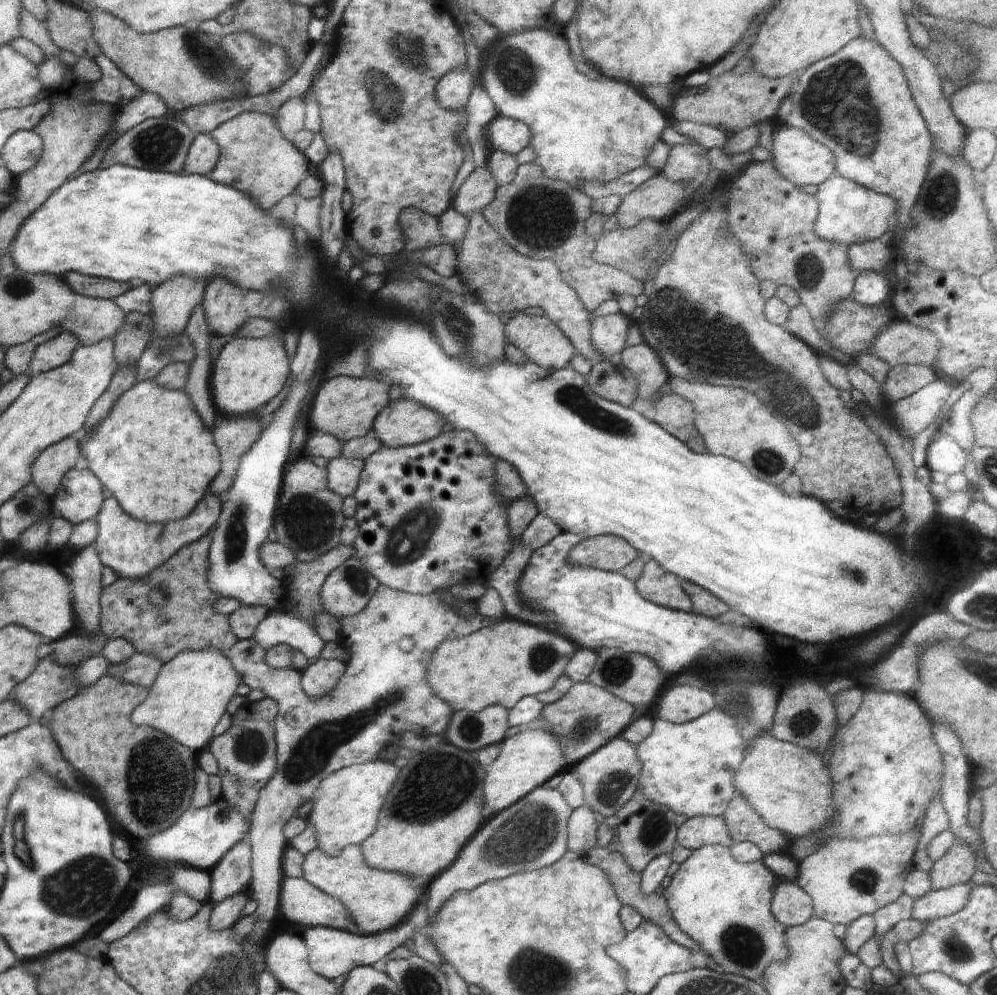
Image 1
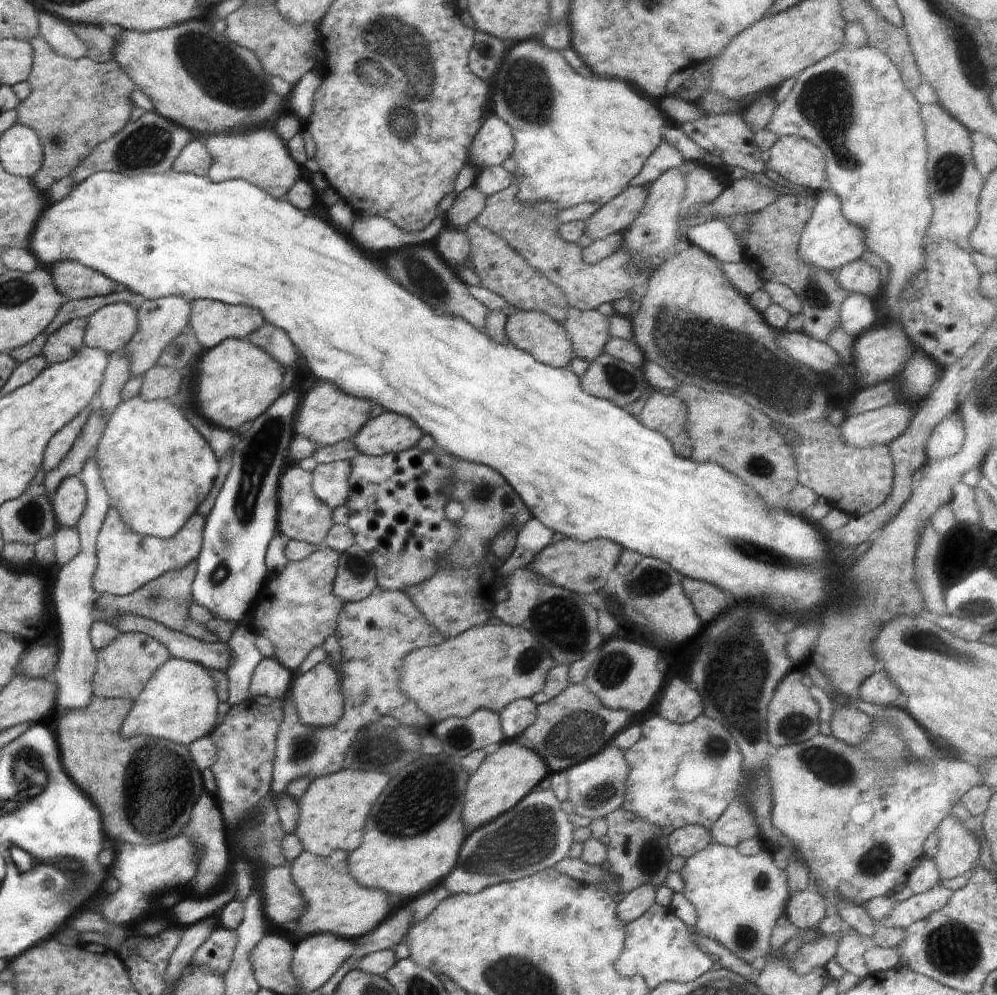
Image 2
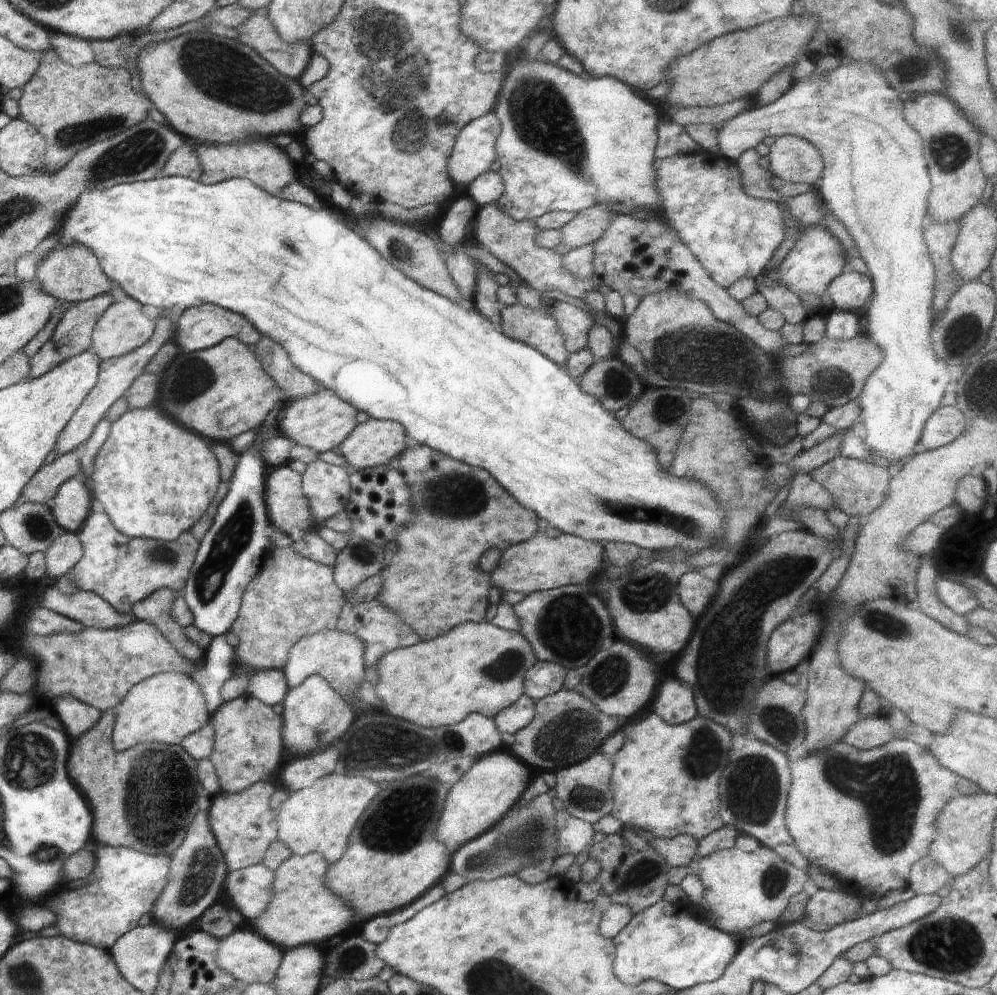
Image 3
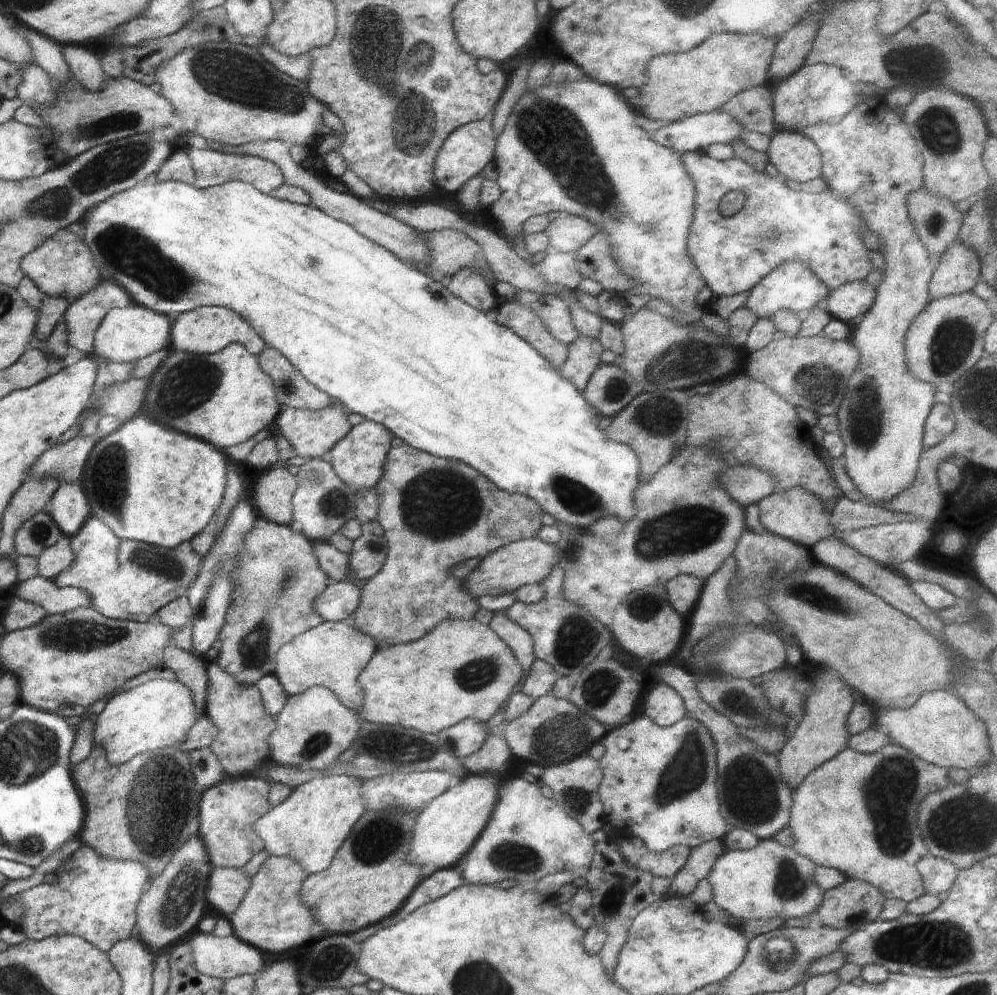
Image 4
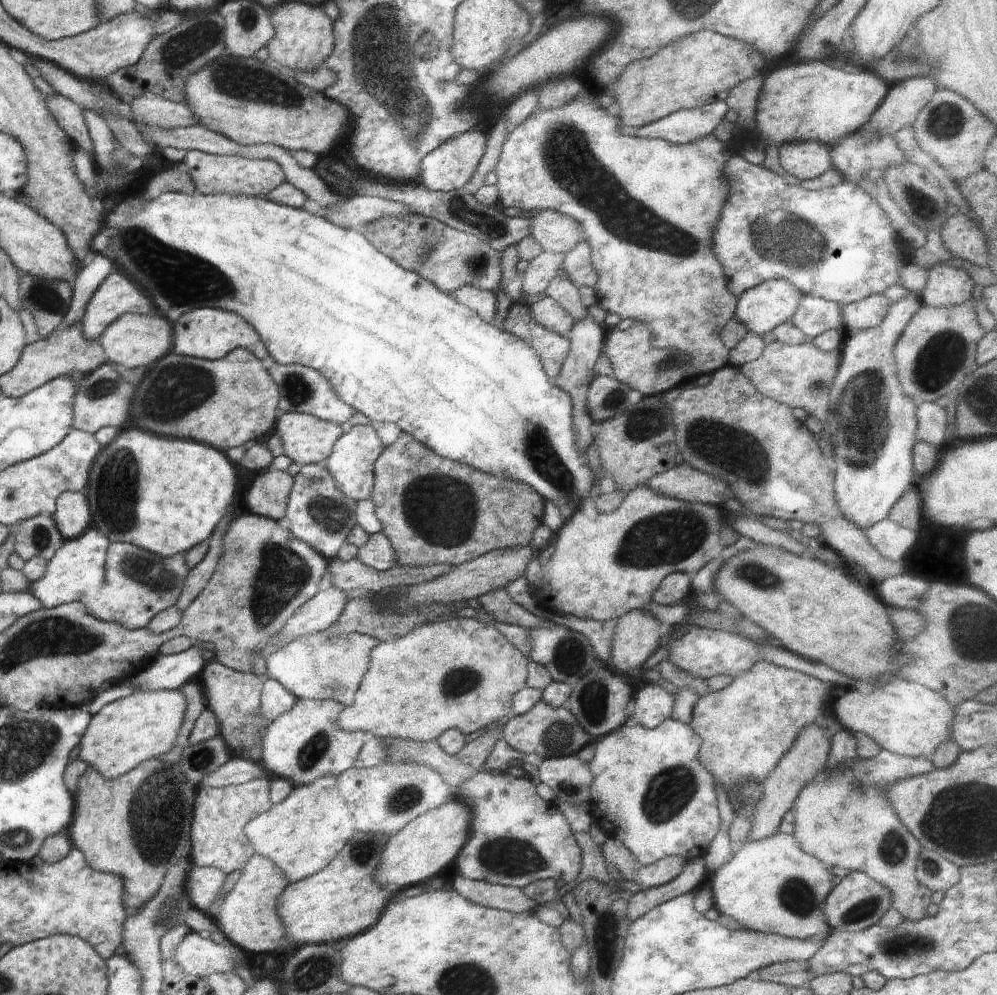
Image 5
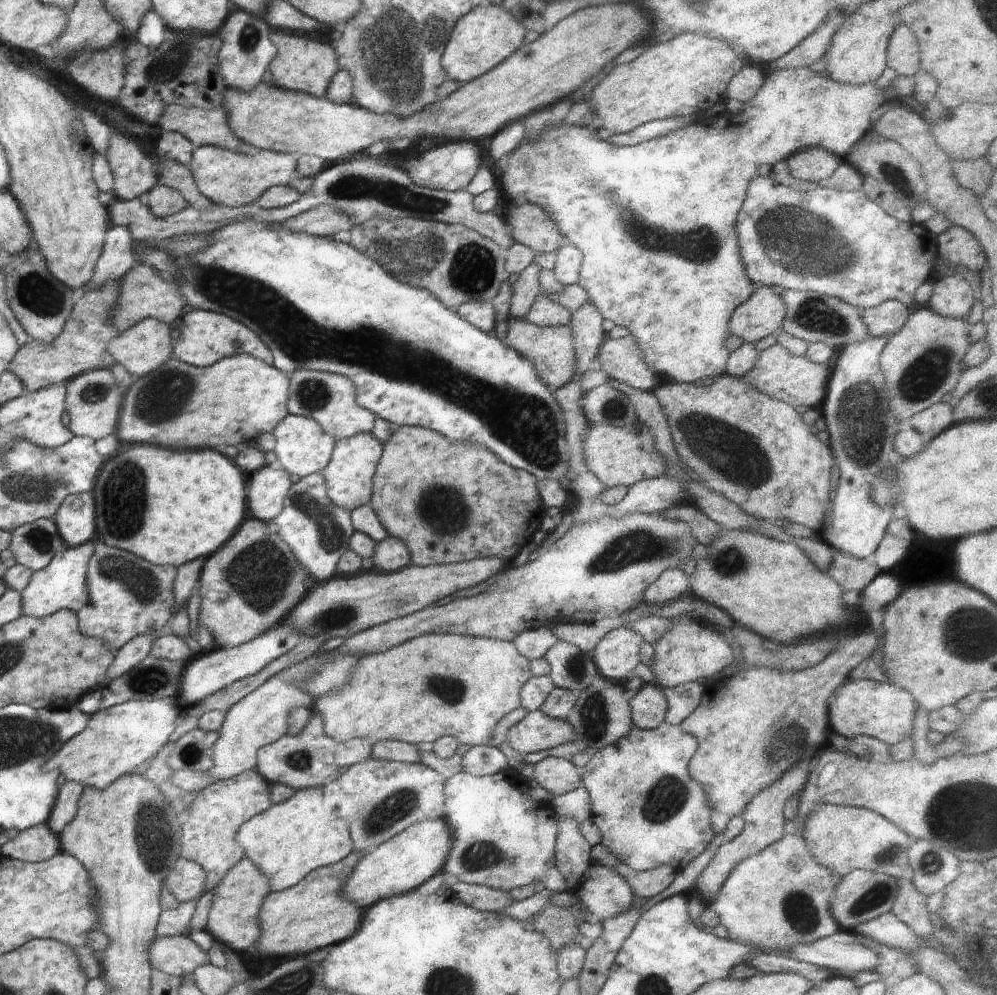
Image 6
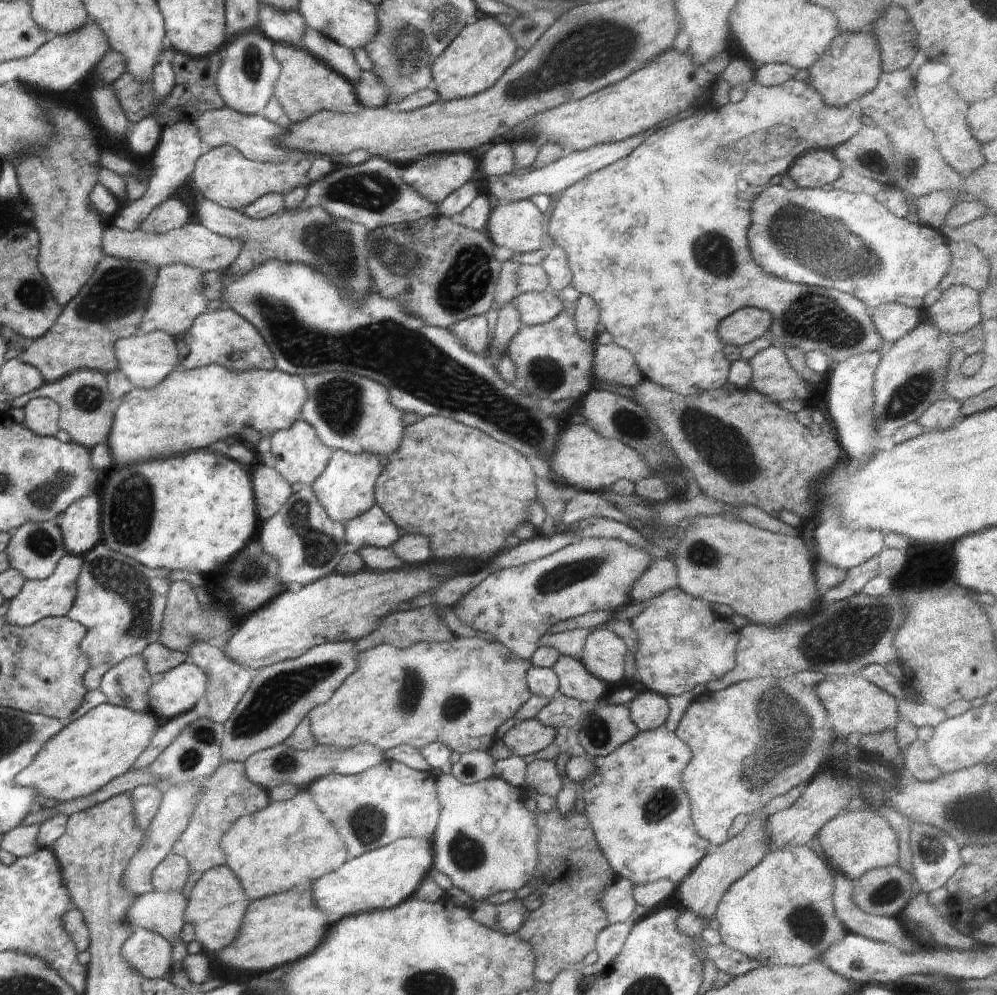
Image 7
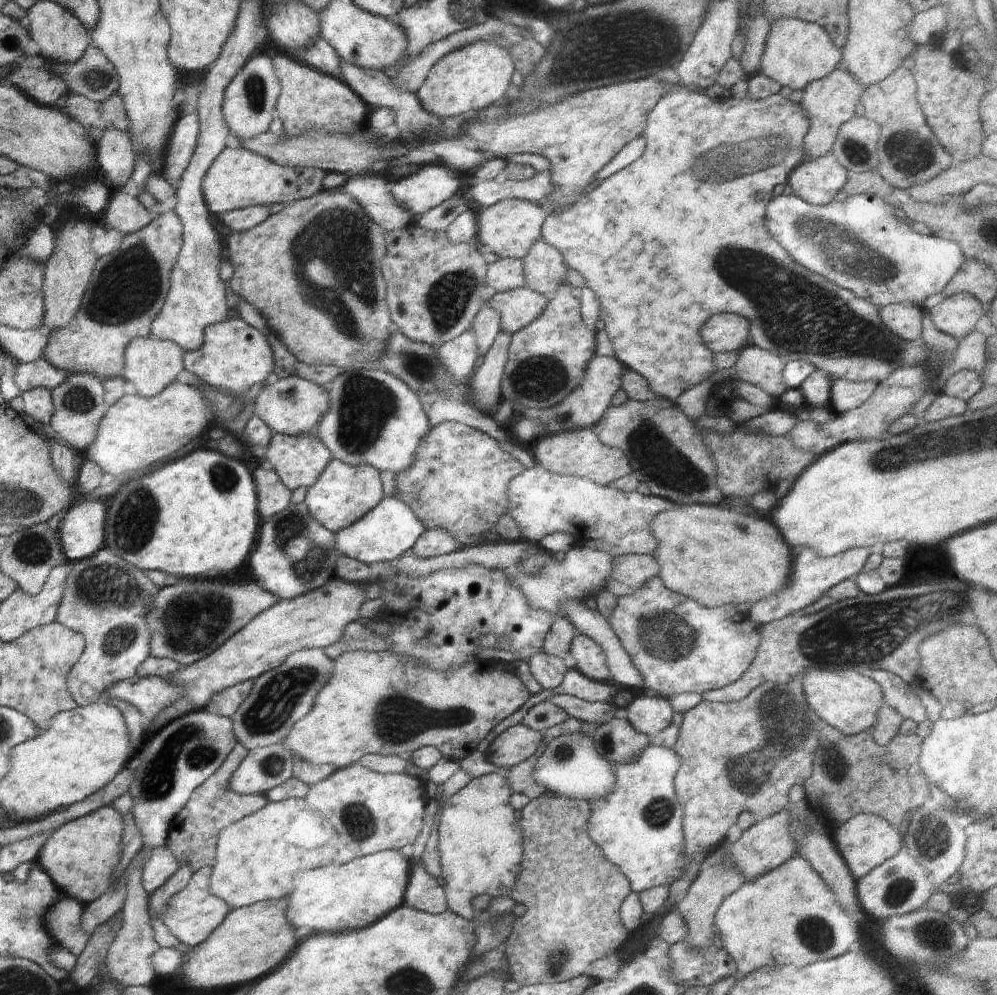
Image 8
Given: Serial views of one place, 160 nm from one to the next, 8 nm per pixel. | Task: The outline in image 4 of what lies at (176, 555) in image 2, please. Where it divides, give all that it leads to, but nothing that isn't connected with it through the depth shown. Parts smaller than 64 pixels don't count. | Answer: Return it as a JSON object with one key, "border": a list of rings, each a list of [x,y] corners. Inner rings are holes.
{"border":[[[92,517],[92,520],[87,520],[82,530],[71,537],[74,560],[54,580],[55,583],[85,590],[91,598],[91,606],[109,619],[141,623],[151,620],[166,603],[186,595],[198,578],[203,559],[192,548],[191,541],[184,541],[169,549],[124,539],[124,548],[120,548],[120,560],[124,560],[124,568],[120,568],[118,562],[119,542],[122,539],[102,519]]]}

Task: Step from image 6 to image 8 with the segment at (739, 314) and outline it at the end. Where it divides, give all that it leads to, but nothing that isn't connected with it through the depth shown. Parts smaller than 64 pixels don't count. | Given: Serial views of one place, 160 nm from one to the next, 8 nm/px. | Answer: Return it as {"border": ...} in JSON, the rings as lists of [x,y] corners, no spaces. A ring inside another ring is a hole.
{"border":[[[734,313],[716,314],[701,329],[704,344],[713,353],[737,351],[751,344],[750,321]]]}

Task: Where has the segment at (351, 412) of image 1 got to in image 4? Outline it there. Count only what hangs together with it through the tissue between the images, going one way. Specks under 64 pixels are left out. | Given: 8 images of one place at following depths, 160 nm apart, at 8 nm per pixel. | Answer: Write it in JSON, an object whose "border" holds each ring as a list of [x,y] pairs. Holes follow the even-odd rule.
{"border":[[[334,401],[330,406],[320,410],[280,408],[274,421],[278,424],[281,434],[286,437],[299,456],[311,459],[326,458],[329,450],[350,432],[352,426],[347,415],[341,406]]]}

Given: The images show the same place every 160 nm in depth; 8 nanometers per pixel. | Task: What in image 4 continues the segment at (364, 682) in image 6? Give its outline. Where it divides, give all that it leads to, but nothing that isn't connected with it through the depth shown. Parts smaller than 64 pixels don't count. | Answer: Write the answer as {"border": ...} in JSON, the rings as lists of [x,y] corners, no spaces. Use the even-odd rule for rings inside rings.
{"border":[[[446,619],[418,642],[377,648],[358,677],[364,690],[364,706],[358,714],[374,724],[398,724],[437,735],[470,716],[486,723],[512,694],[522,674],[512,649],[490,625],[475,619]]]}

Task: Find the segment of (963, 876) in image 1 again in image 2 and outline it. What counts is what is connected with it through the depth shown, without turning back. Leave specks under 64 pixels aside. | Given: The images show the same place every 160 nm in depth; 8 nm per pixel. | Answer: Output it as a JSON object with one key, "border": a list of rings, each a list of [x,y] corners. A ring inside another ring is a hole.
{"border":[[[951,814],[937,826],[938,851],[933,857],[941,880],[962,876],[979,864],[981,842]]]}

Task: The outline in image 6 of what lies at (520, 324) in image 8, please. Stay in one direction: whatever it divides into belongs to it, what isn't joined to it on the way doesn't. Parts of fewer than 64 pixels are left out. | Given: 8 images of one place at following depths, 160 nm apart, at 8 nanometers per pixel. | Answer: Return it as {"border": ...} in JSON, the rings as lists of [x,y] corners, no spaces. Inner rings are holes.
{"border":[[[537,295],[525,320],[536,326],[569,326],[571,313],[552,299],[551,296]]]}

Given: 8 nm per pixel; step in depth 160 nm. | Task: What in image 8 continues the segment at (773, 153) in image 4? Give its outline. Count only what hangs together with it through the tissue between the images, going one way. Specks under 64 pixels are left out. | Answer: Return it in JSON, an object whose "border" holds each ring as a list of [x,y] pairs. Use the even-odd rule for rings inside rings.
{"border":[[[830,152],[800,163],[787,178],[793,194],[806,202],[823,205],[846,184],[848,171]]]}

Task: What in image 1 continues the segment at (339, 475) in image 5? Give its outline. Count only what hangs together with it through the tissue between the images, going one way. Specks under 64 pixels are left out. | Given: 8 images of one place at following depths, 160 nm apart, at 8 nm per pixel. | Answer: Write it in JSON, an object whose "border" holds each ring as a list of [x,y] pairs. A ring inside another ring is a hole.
{"border":[[[400,397],[391,401],[379,412],[373,422],[373,432],[381,440],[383,445],[396,448],[408,445],[417,445],[433,438],[441,432],[447,420],[435,410],[425,407],[408,397]]]}

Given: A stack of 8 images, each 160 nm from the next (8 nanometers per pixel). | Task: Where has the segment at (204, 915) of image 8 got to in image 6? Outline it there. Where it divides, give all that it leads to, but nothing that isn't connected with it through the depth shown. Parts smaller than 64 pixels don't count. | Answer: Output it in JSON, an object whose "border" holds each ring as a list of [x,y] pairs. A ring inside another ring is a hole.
{"border":[[[244,857],[240,864],[236,864],[224,874],[220,884],[214,888],[214,897],[208,912],[207,932],[222,947],[232,952],[240,953],[251,946],[255,948],[260,940],[258,912],[266,894],[271,894],[268,878],[256,864],[252,864],[252,860]]]}

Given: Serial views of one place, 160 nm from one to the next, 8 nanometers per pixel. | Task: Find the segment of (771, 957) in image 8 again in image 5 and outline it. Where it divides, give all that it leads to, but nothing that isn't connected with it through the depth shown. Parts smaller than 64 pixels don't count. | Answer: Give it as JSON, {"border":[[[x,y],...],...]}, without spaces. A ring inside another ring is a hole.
{"border":[[[777,832],[767,836],[765,839],[746,841],[741,846],[735,847],[730,860],[727,860],[722,866],[720,866],[720,868],[717,868],[713,874],[709,876],[709,887],[712,890],[715,908],[720,911],[721,914],[726,914],[728,918],[740,923],[743,928],[750,929],[754,932],[763,932],[766,934],[774,933],[795,939],[810,939],[818,933],[824,931],[831,932],[831,928],[825,921],[825,916],[823,913],[823,906],[826,897],[833,887],[831,878],[831,872],[828,872],[828,869],[824,868],[824,865],[815,856],[810,856],[799,847],[798,841],[795,839],[794,834],[789,835],[786,833]]]}

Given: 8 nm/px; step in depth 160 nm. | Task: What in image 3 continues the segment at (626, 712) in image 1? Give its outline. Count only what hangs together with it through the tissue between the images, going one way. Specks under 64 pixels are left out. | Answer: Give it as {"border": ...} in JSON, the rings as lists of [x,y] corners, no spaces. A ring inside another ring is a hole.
{"border":[[[560,689],[535,701],[532,722],[514,734],[512,752],[537,772],[554,771],[581,763],[598,752],[605,740],[619,731],[616,717],[600,712],[580,691]]]}

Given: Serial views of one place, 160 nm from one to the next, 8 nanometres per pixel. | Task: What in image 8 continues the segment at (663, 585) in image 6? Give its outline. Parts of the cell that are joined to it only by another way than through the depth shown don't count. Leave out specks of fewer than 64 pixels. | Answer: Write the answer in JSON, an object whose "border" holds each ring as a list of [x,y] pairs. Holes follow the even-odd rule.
{"border":[[[627,554],[613,560],[606,588],[618,598],[635,593],[648,579],[658,576],[661,568],[652,555]]]}

